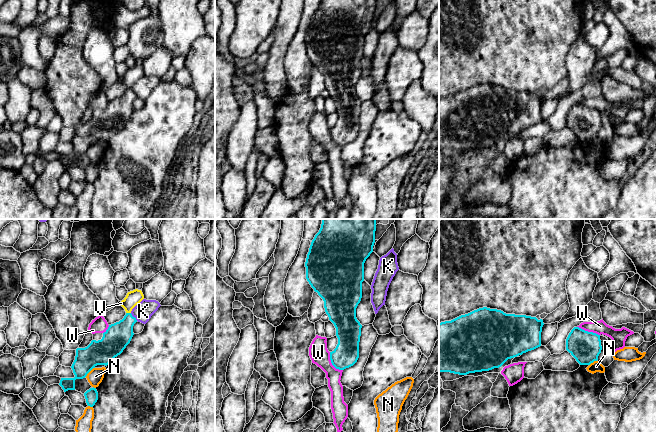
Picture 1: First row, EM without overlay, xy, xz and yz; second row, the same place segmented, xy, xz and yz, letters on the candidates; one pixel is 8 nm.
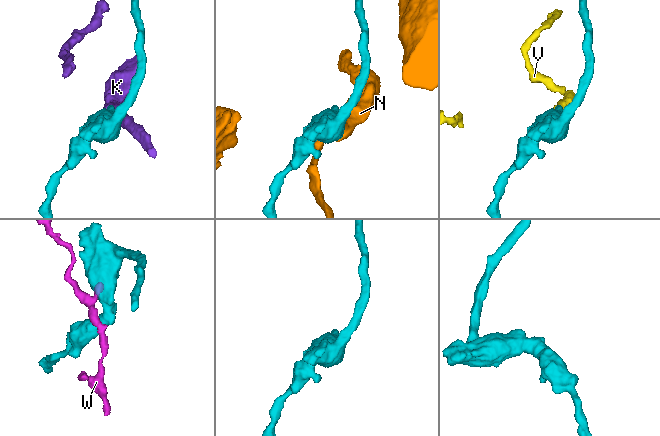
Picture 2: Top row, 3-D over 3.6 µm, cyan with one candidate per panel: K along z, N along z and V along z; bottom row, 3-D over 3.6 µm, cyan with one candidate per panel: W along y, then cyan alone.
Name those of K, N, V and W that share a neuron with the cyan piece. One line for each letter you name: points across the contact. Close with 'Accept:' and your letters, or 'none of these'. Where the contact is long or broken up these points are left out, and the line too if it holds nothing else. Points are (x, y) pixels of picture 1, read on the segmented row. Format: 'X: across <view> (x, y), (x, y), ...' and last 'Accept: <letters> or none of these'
Accept: none of these

